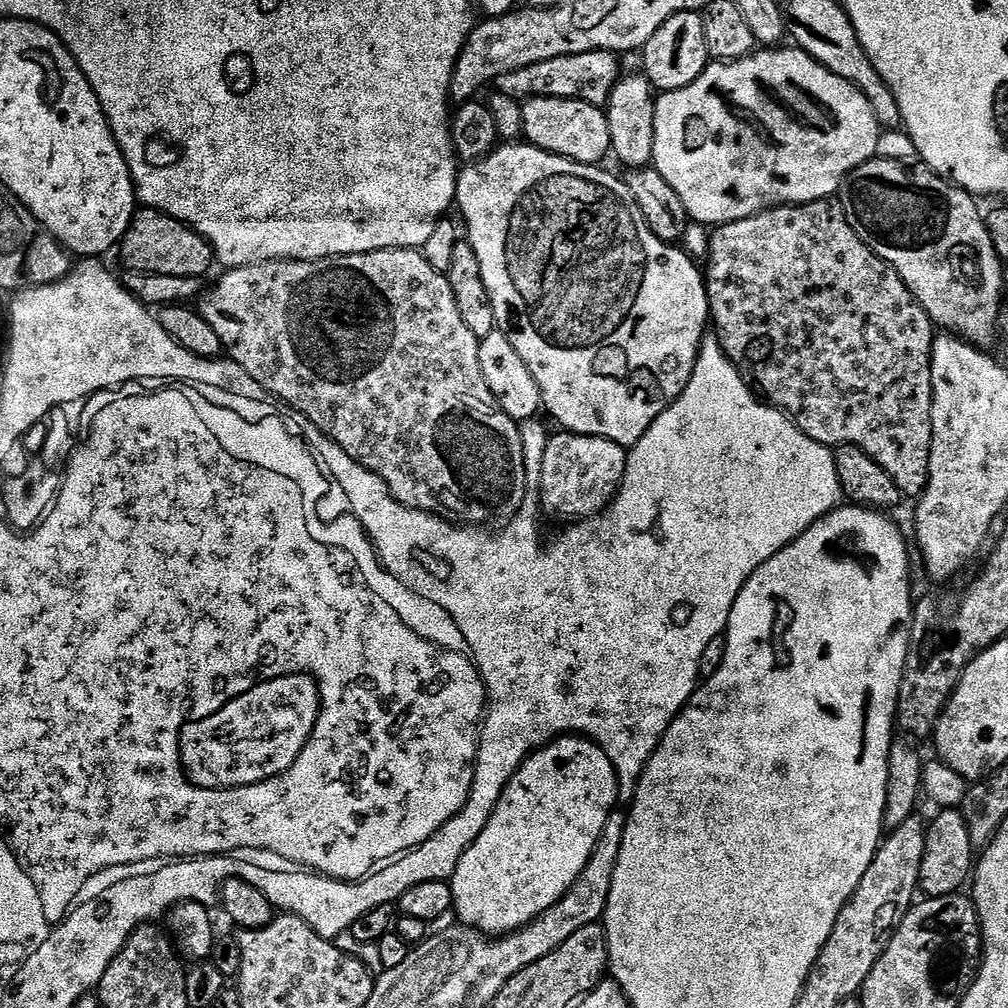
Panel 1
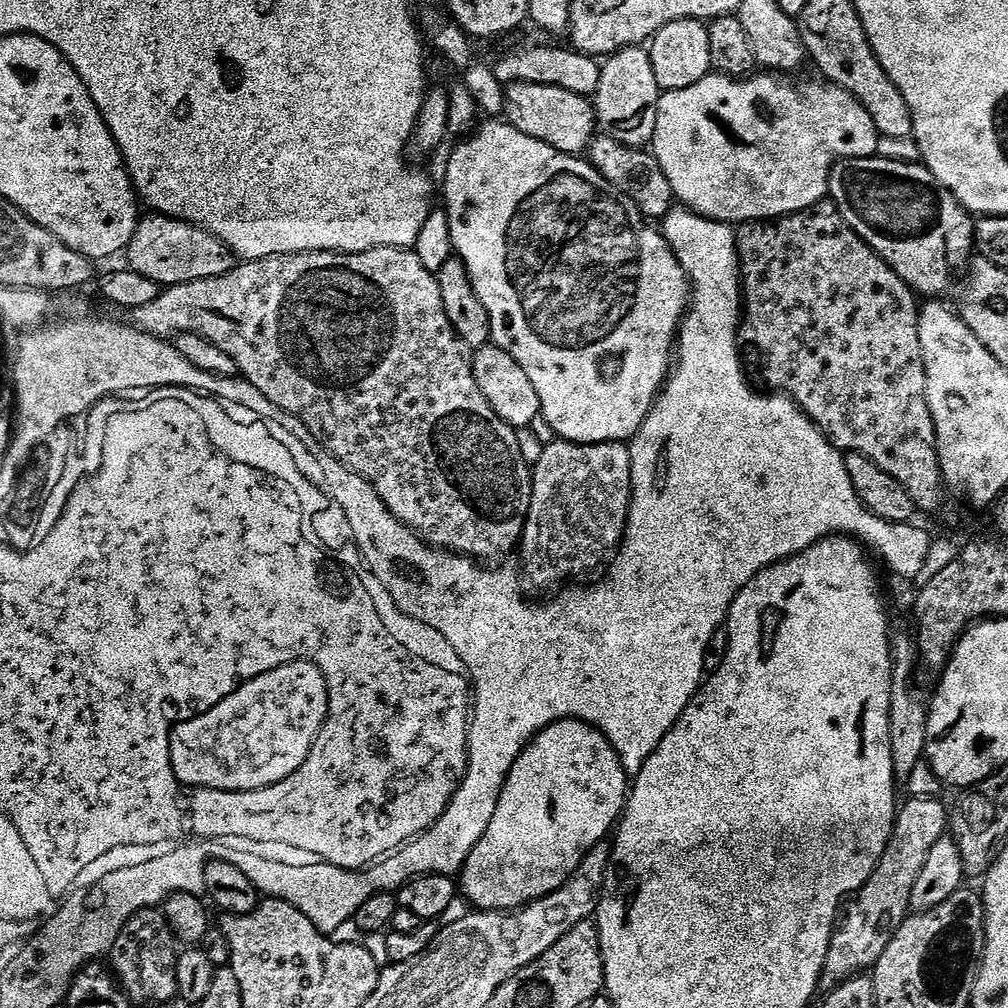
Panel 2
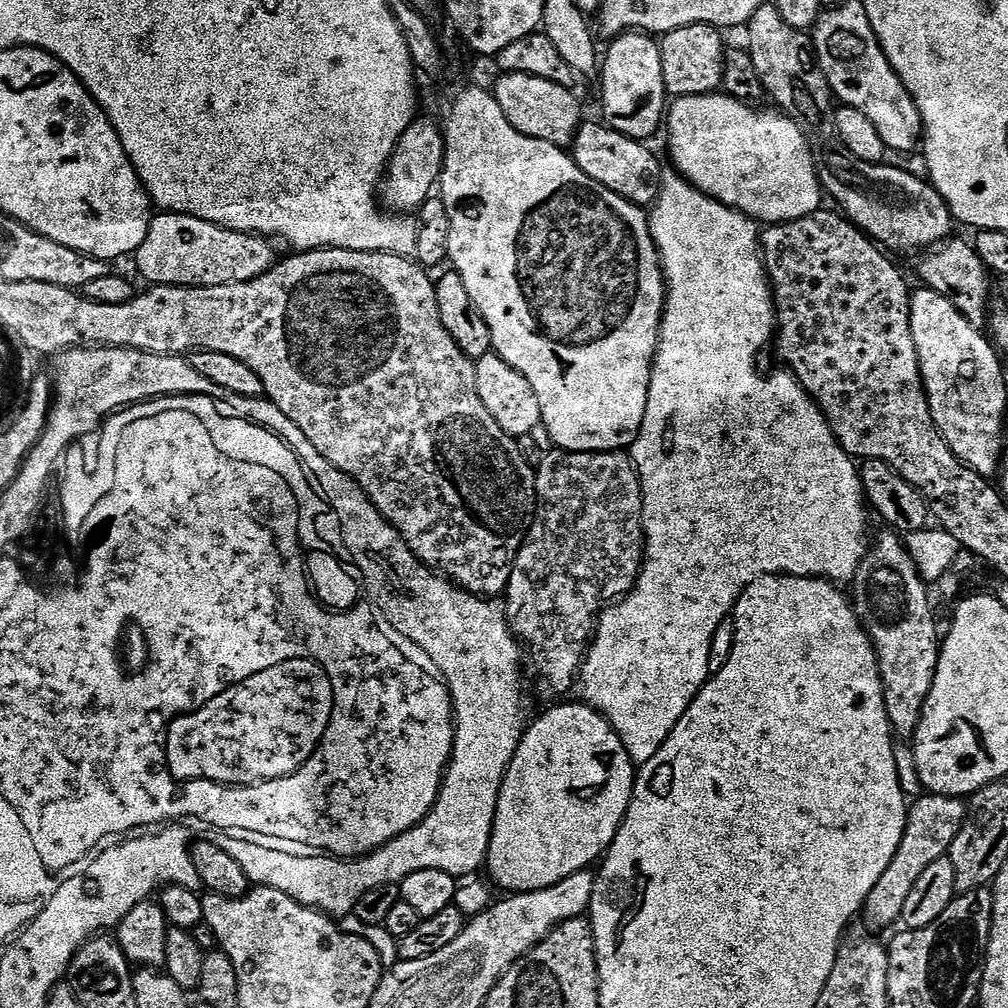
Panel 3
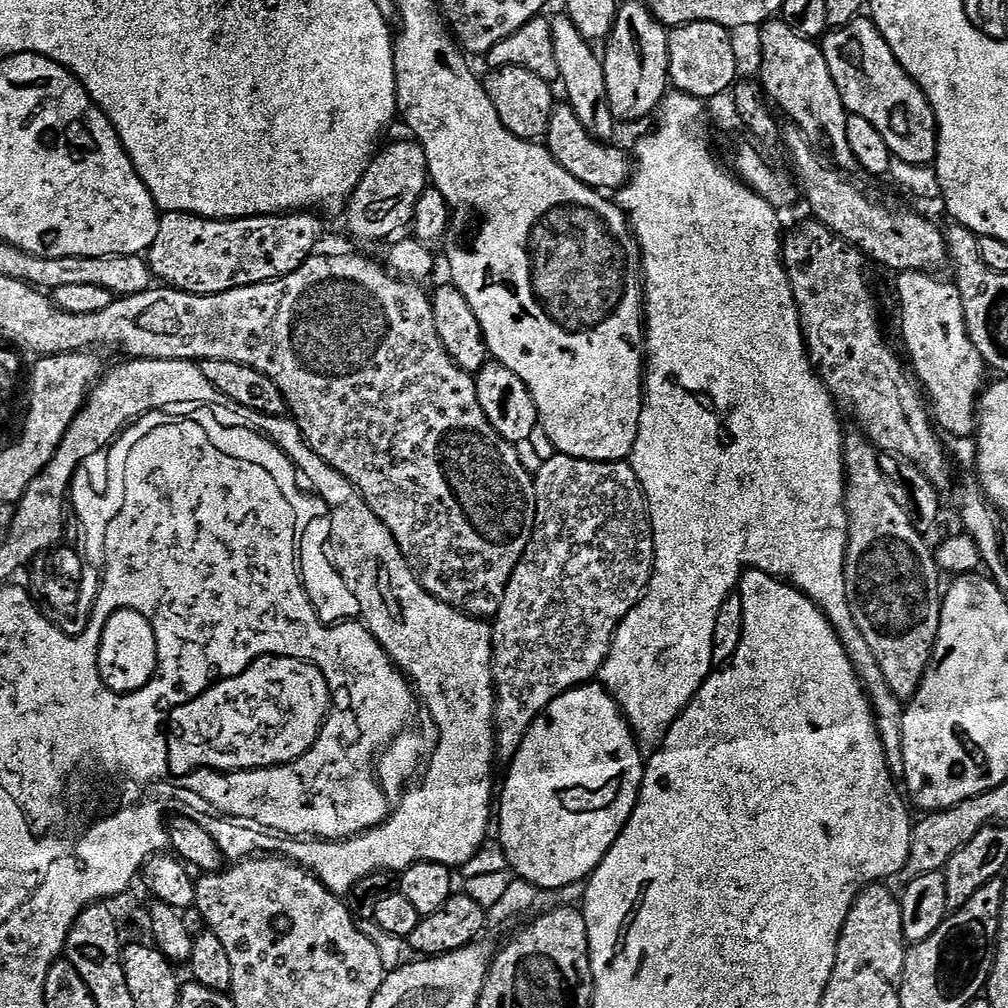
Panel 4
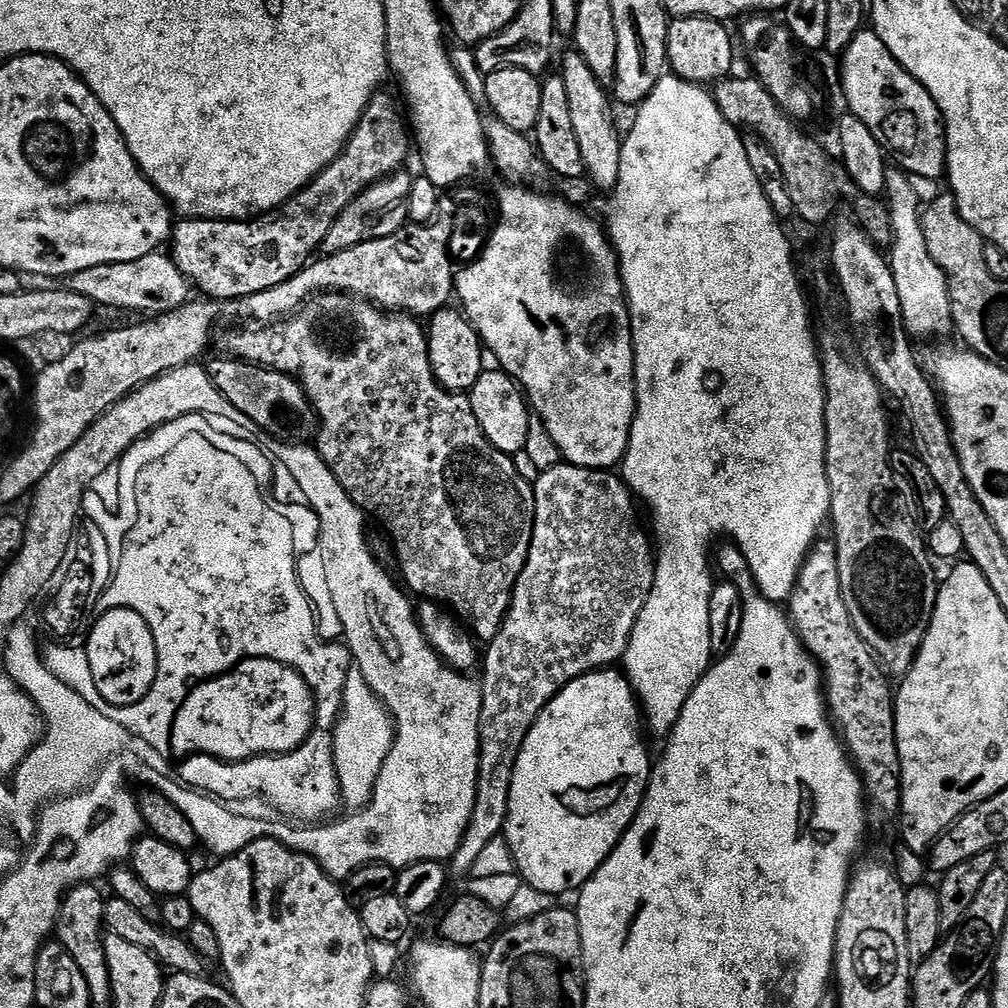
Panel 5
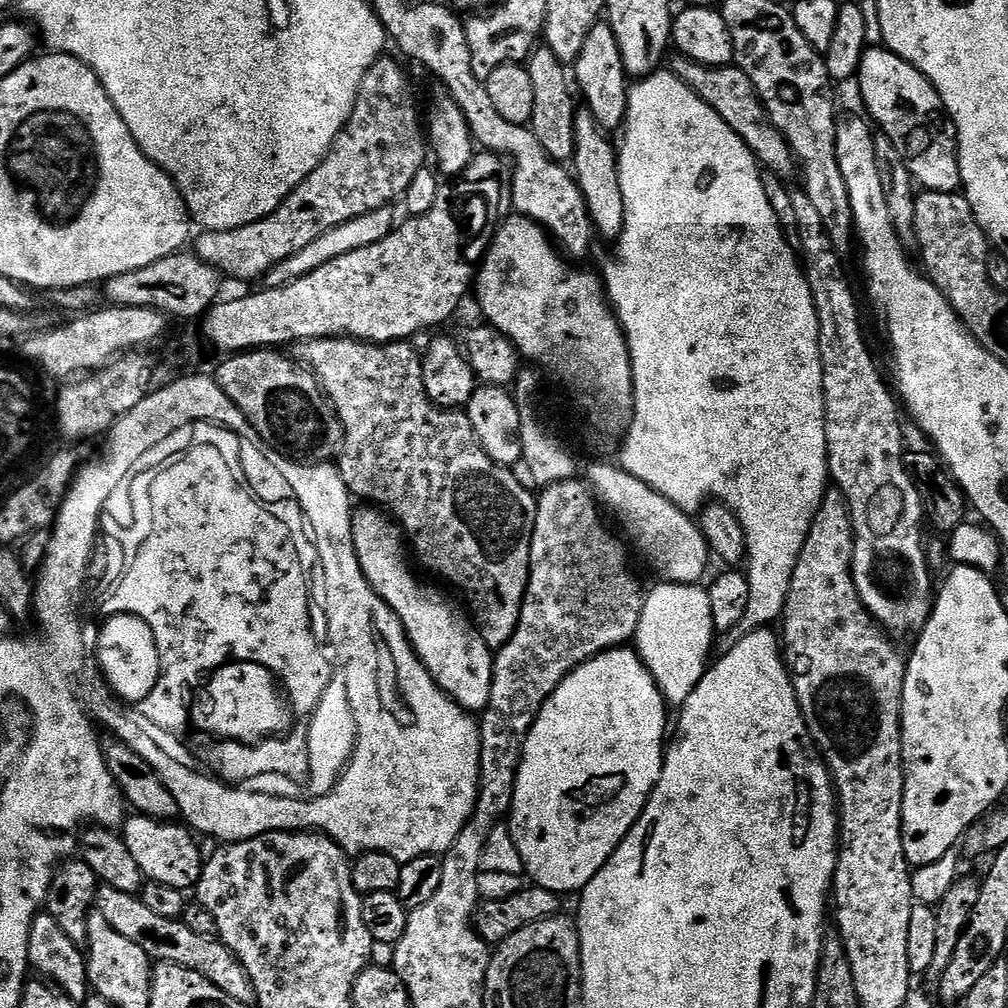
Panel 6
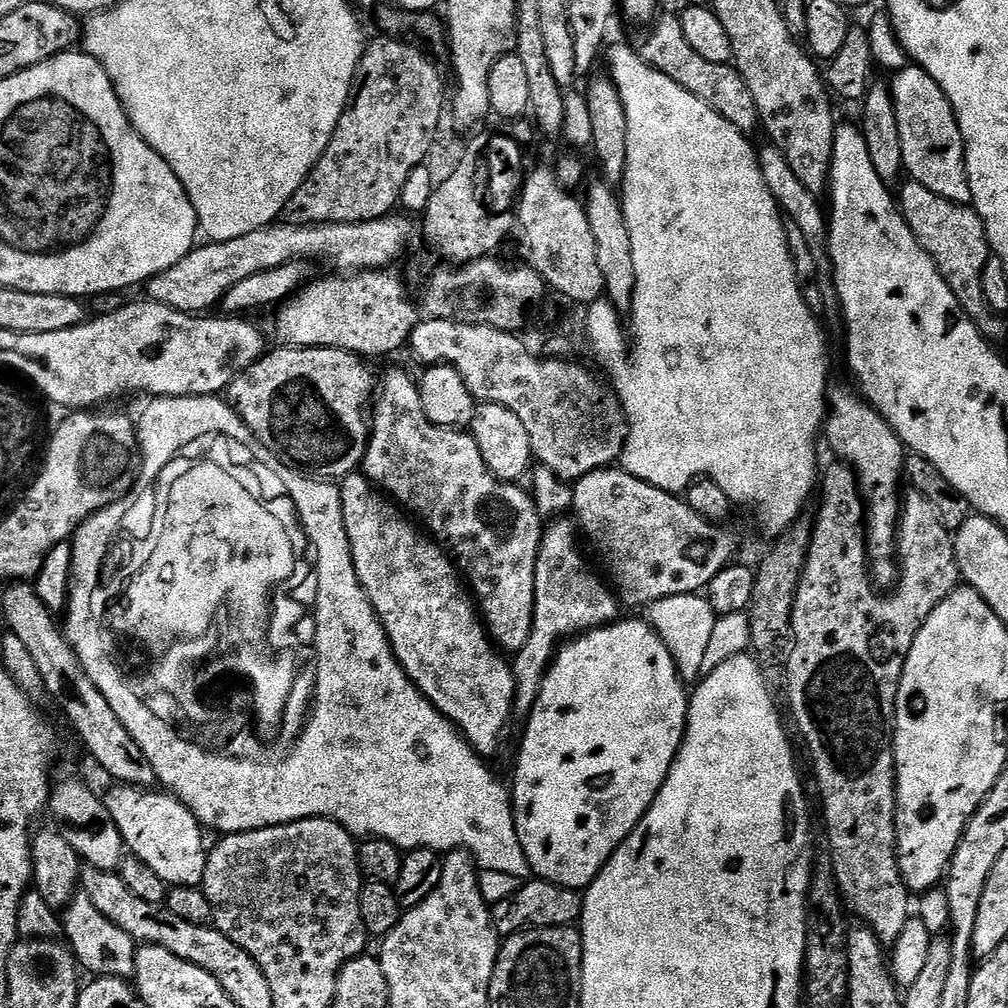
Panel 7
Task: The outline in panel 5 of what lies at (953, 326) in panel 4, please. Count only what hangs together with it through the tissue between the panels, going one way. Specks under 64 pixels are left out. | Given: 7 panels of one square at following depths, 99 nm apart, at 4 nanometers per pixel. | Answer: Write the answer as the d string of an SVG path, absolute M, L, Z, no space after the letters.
M899 166L886 167L886 182L882 193L888 205L892 222L890 263L894 283L898 285L898 298L902 298L902 318L913 338L919 336L944 336L953 331L952 303L948 293L948 275L930 258L926 234L922 234L920 217L922 205L914 191L912 176Z

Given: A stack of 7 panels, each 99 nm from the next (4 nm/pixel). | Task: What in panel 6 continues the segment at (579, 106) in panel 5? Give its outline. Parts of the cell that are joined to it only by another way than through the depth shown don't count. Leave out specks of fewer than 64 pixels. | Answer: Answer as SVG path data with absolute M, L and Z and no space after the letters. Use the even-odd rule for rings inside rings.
M587 106L581 107L574 122L574 142L576 149L570 161L576 177L576 185L586 198L588 213L592 219L593 229L604 240L619 241L626 222L626 206L622 198L620 181L620 162L618 148L608 141L609 133L600 127L594 114ZM576 167L576 168L575 168Z

